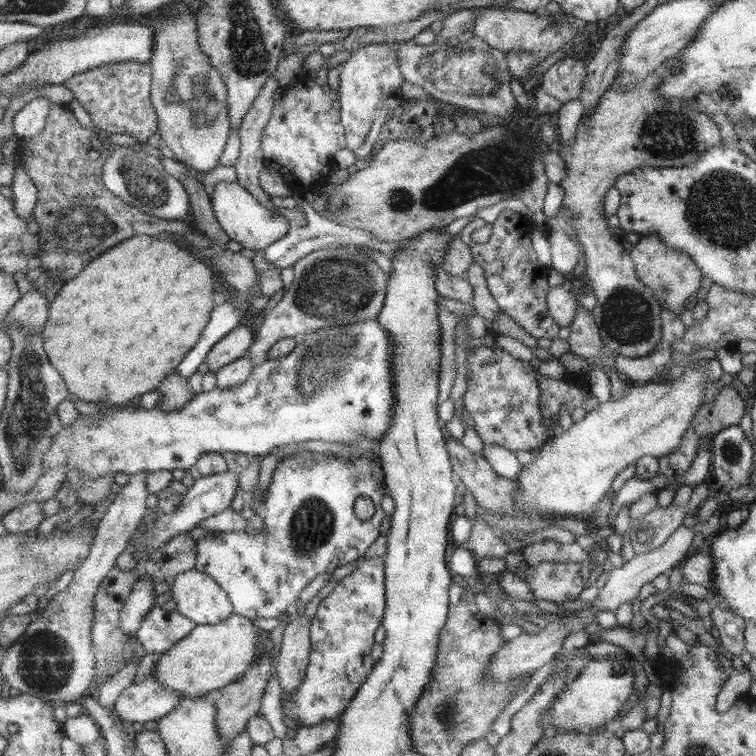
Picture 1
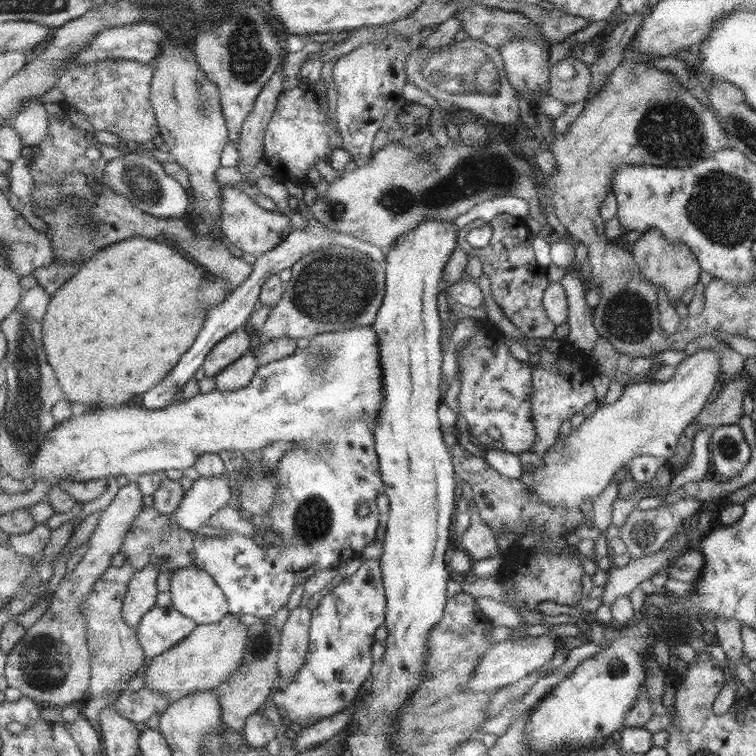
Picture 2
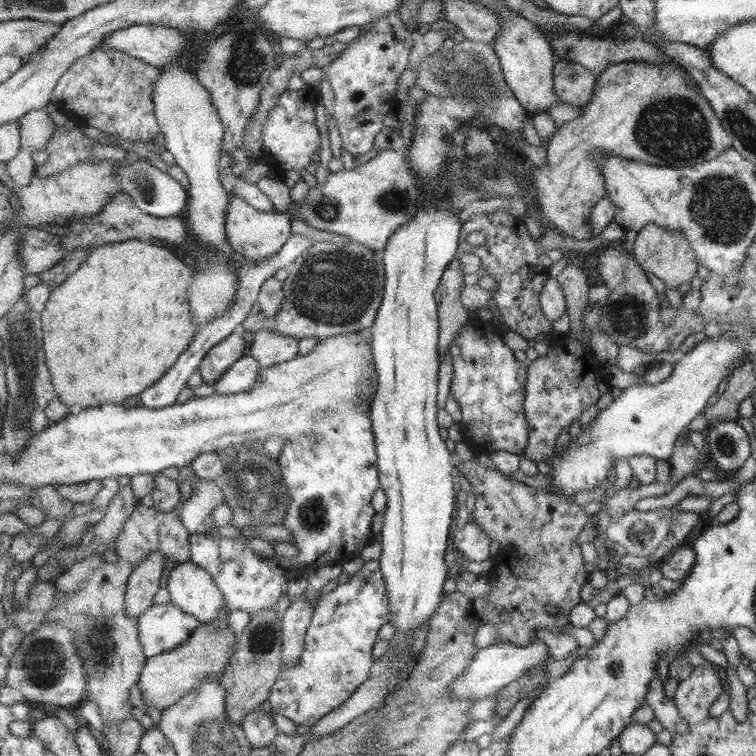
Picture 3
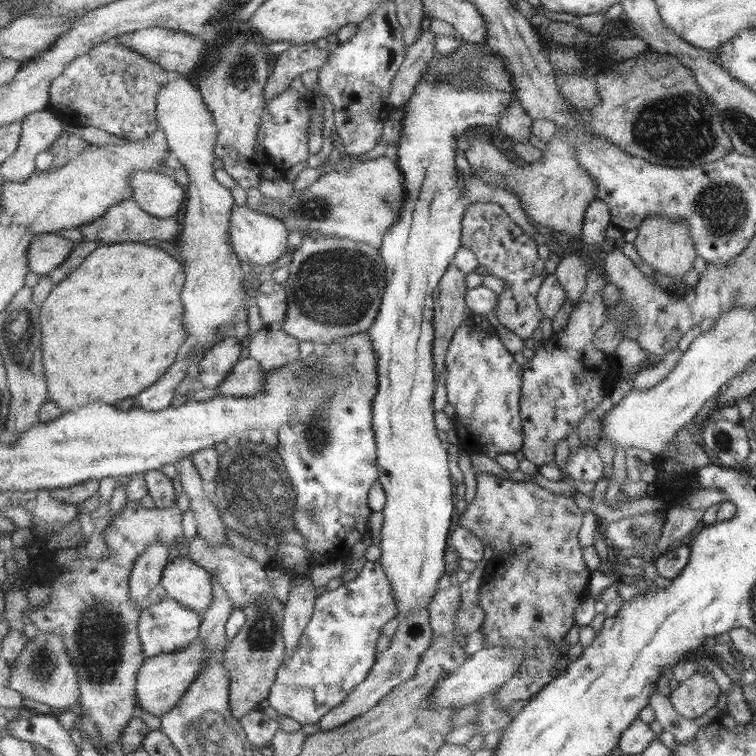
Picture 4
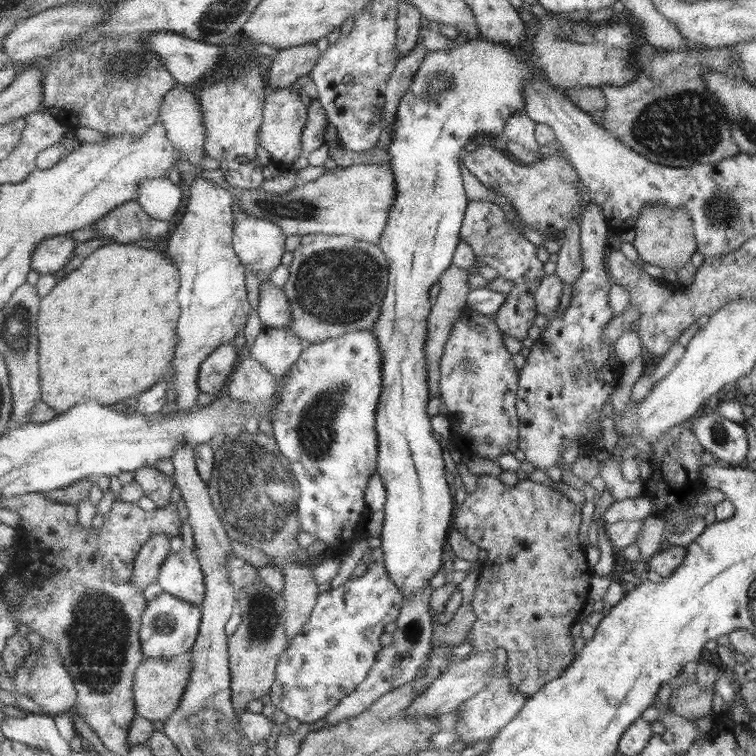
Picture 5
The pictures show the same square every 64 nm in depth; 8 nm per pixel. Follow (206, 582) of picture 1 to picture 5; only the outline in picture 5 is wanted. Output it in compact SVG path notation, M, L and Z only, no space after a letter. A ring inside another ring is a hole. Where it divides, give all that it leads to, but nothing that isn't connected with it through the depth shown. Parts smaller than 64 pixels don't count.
M187 548L171 551L159 571L158 584L163 591L200 608L206 595L206 582L195 551Z

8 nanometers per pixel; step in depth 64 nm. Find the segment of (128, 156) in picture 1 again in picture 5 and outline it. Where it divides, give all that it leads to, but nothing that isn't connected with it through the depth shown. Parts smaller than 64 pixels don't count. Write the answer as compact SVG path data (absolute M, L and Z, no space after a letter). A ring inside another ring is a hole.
M167 177L148 178L140 182L139 204L152 216L159 220L173 220L173 216L181 208L181 188Z

